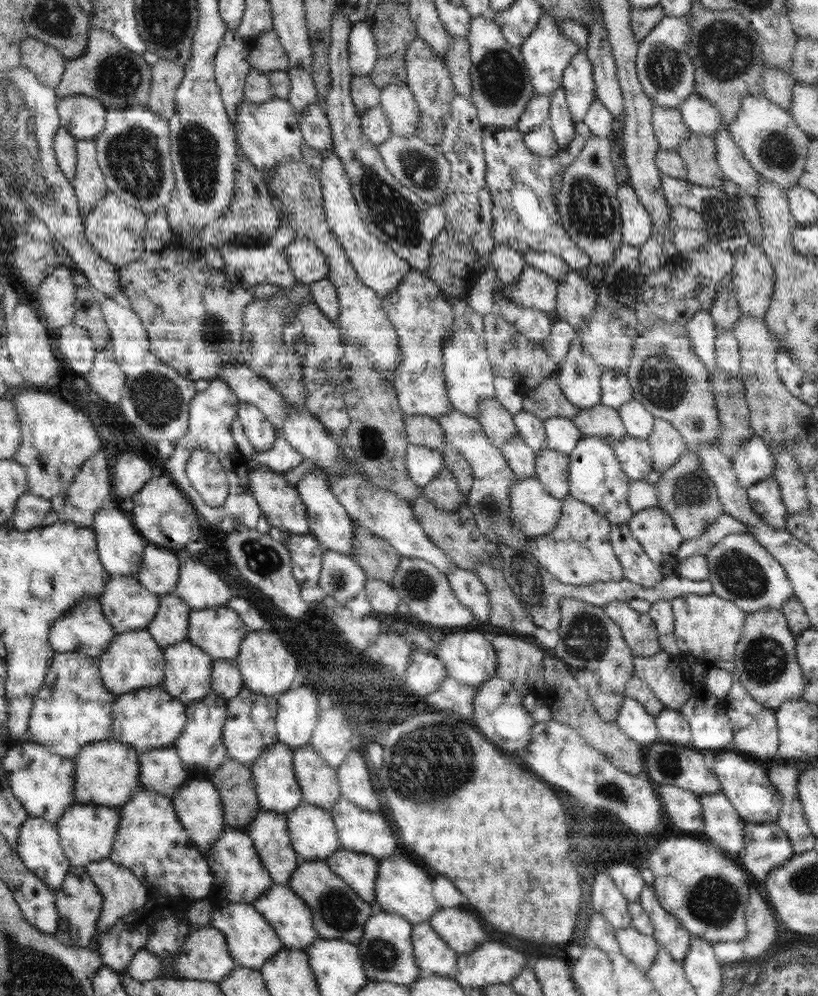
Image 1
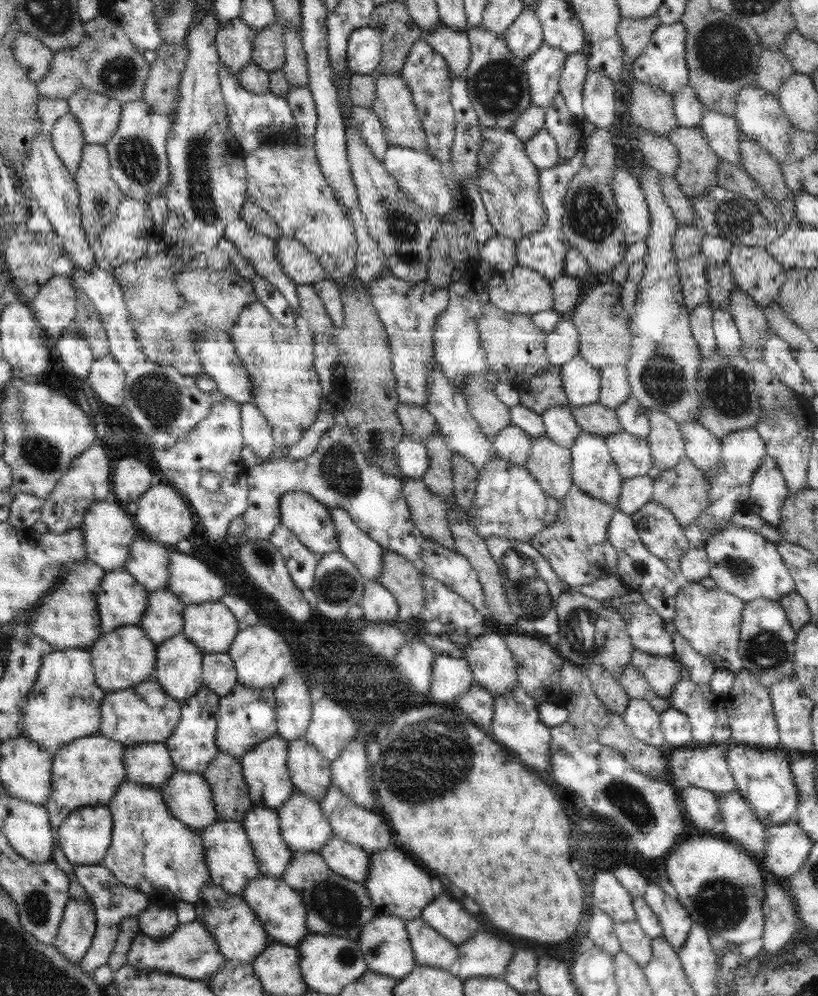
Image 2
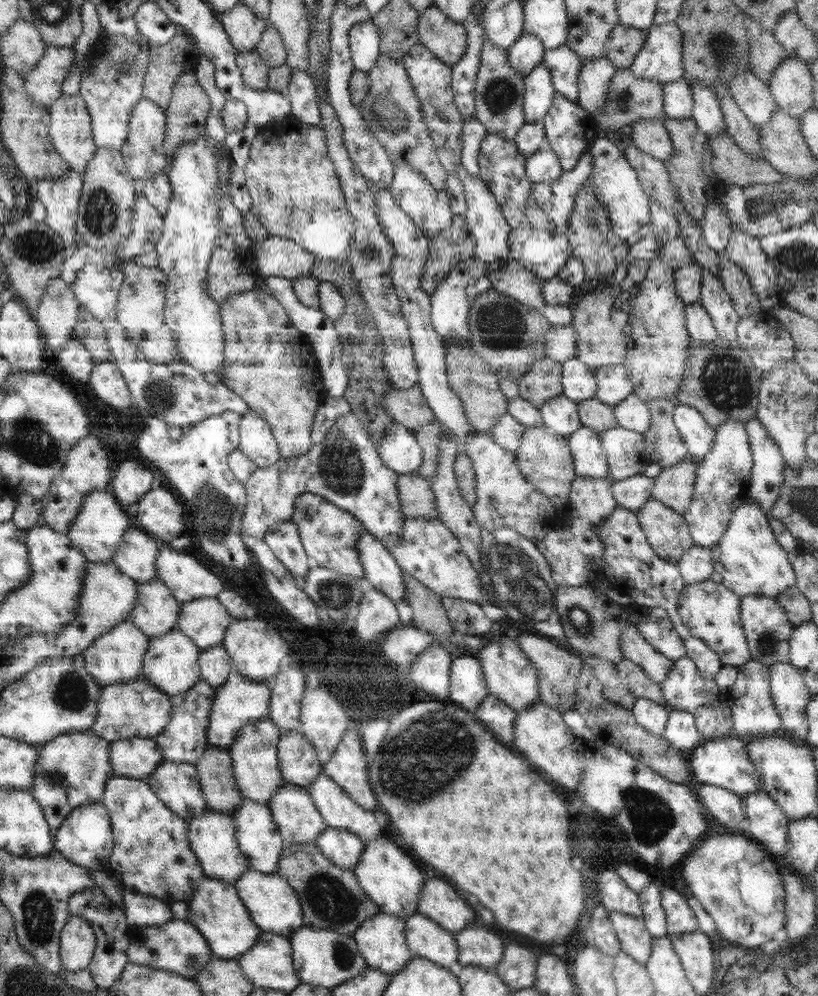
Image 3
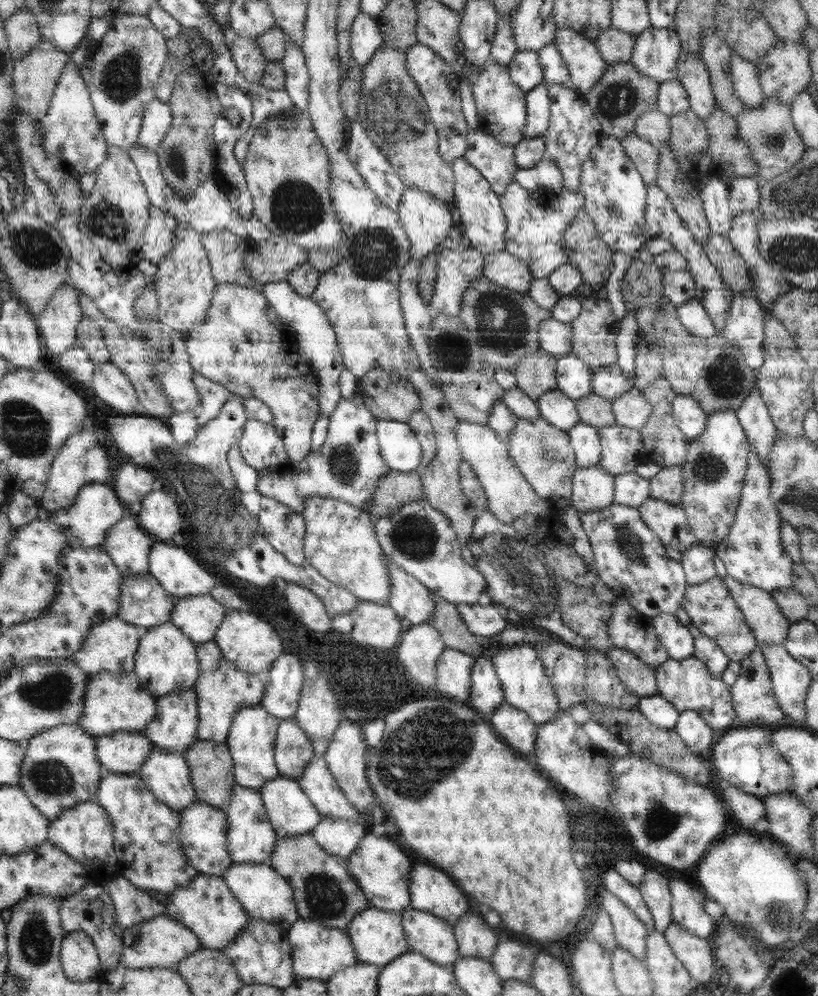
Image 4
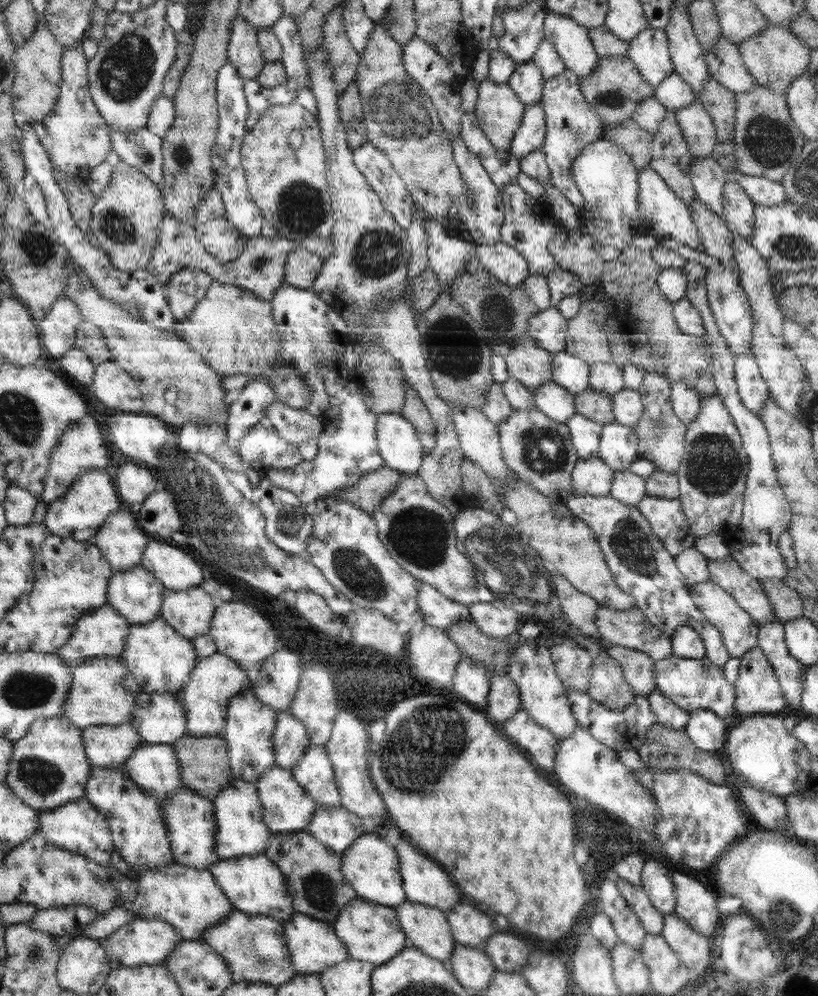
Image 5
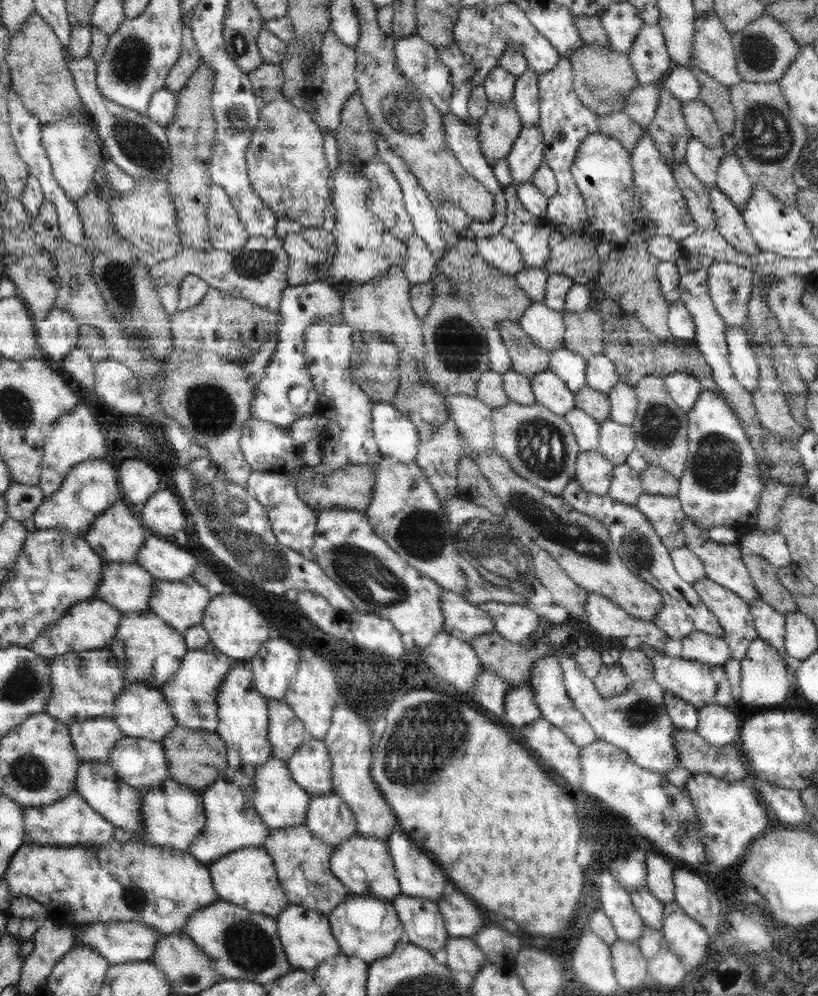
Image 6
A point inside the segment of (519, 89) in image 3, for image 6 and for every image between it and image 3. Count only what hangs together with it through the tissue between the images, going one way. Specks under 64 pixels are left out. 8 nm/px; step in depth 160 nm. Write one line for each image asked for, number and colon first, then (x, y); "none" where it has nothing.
4: (501, 107)
5: (499, 111)
6: (497, 130)

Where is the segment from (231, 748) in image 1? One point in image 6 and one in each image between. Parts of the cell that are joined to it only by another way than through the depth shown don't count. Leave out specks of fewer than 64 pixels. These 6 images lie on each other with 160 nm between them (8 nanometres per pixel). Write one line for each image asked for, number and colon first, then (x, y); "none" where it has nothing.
2: (235, 735)
3: (239, 701)
4: (221, 694)
5: (215, 679)
6: (191, 693)

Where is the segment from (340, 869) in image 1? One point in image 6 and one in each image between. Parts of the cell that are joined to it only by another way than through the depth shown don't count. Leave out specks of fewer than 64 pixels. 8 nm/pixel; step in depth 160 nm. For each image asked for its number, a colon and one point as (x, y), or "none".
2: (349, 861)
3: (344, 849)
4: (338, 837)
5: (334, 826)
6: (329, 819)

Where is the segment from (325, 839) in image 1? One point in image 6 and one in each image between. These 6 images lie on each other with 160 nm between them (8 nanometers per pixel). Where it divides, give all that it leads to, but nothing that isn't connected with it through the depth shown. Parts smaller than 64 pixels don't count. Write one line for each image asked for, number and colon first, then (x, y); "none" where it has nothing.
2: (303, 827)
3: (298, 821)
4: (291, 814)
5: (285, 806)
6: (279, 800)

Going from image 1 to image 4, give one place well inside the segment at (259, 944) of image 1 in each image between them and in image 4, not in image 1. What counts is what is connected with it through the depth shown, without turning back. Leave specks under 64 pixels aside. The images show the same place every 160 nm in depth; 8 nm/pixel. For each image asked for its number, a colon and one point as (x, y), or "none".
2: (239, 934)
3: (215, 909)
4: (206, 905)

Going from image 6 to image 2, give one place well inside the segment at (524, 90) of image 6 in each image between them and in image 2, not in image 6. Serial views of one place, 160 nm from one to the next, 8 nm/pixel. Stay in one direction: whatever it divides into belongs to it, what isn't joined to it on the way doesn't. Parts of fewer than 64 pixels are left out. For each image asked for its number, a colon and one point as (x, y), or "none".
2: (523, 37)
3: (527, 51)
4: (524, 68)
5: (527, 80)

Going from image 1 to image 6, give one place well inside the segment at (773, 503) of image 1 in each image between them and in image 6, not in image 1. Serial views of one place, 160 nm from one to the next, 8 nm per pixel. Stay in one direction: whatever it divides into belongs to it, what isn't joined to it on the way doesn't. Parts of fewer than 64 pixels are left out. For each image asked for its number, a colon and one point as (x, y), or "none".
2: (768, 491)
3: (768, 464)
4: (754, 418)
5: (751, 387)
6: (741, 358)

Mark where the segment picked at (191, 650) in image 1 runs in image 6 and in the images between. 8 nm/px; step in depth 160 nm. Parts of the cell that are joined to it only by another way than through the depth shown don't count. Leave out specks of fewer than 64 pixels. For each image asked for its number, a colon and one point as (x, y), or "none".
2: (178, 670)
3: (171, 664)
4: (166, 661)
5: (161, 660)
6: (149, 651)

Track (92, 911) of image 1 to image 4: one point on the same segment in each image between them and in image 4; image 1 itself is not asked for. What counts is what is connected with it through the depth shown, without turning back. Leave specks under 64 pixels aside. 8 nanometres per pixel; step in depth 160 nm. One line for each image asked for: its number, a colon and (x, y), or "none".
2: (77, 928)
3: (77, 941)
4: (80, 960)

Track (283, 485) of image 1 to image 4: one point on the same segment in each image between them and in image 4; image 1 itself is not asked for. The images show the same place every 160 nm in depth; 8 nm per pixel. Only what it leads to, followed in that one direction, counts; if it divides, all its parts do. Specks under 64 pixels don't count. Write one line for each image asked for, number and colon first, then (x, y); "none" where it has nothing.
2: (310, 521)
3: (329, 534)
4: (340, 542)

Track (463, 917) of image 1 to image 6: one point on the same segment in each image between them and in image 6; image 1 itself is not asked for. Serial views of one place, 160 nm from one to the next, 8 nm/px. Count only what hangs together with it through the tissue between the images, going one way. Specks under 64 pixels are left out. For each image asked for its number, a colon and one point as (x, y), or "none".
2: (451, 920)
3: (439, 902)
4: (432, 891)
5: (424, 882)
6: (418, 876)

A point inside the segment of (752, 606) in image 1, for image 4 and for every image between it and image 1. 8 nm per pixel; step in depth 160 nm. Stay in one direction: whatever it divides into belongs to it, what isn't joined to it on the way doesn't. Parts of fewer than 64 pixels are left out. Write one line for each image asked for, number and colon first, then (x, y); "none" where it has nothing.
2: (742, 562)
3: (748, 557)
4: (752, 553)

